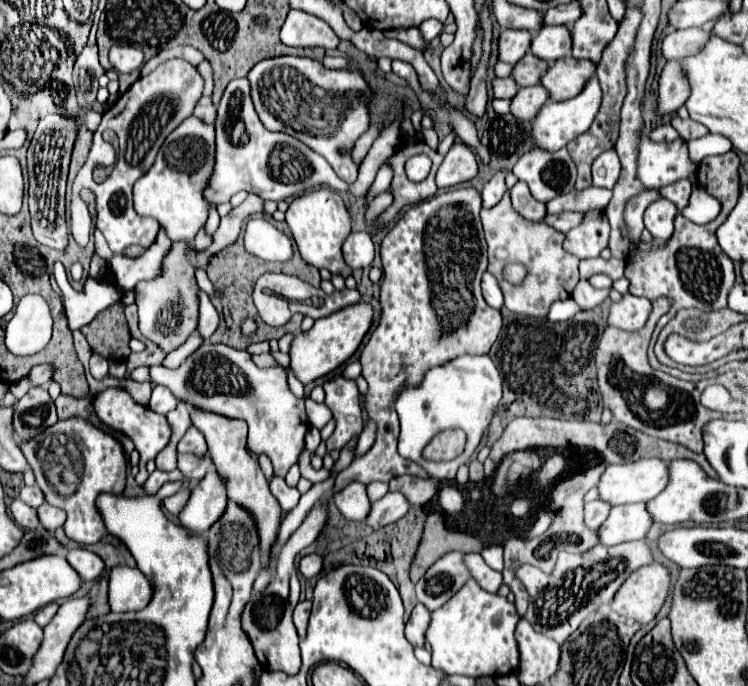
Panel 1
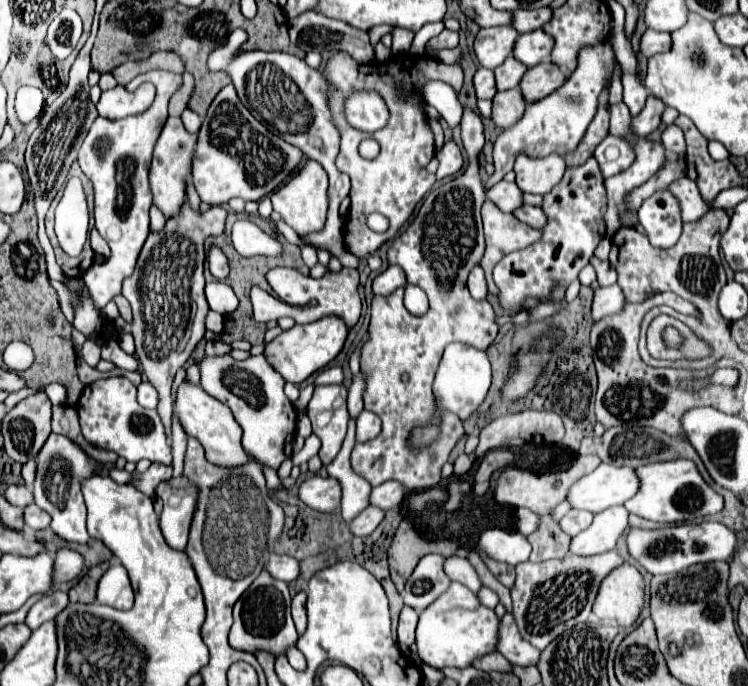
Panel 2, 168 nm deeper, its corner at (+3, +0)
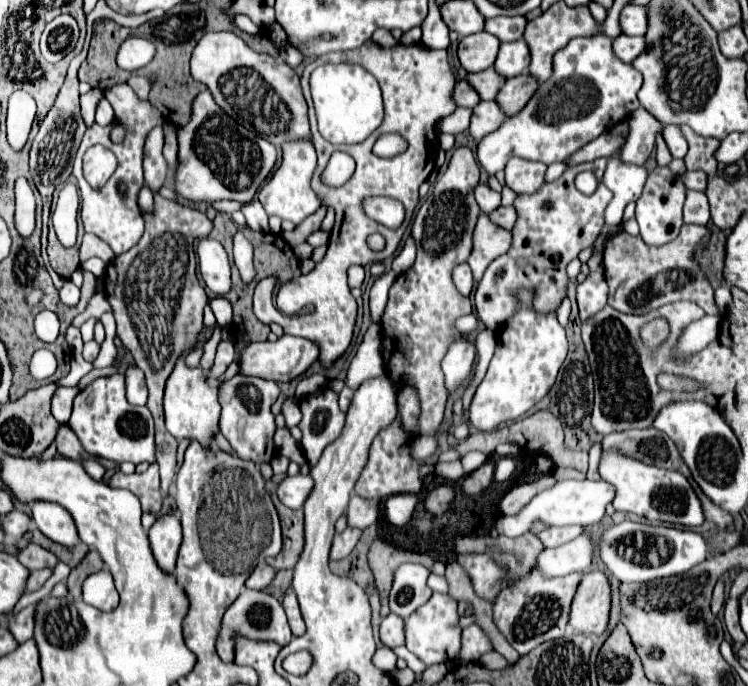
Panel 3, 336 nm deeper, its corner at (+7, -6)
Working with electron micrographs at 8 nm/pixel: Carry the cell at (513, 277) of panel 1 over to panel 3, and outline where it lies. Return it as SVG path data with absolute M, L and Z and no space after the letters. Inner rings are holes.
M598 158L592 162L570 166L558 180L544 184L542 190L538 190L538 194L520 194L516 198L514 206L518 210L518 222L512 230L512 248L506 254L498 256L486 268L482 282L476 286L474 292L476 312L486 328L496 330L514 312L520 310L520 302L516 296L518 290L534 292L532 308L538 314L550 314L558 310L568 292L566 266L582 250L590 248L596 242L604 222L604 208L612 198L610 190L602 182L606 164L606 158ZM584 170L594 172L598 178L598 188L590 196L582 194L574 184L574 178Z

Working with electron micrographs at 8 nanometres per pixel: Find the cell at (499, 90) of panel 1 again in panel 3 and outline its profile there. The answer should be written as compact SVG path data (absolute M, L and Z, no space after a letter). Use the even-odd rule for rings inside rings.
M460 80L456 84L456 88L454 88L454 100L458 102L458 106L466 106L466 108L474 108L480 102L478 92L466 80Z

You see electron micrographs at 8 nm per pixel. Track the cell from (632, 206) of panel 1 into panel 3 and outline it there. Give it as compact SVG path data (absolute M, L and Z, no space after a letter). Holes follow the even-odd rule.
M658 134L658 138L656 138L656 164L658 166L670 166L670 162L672 162L672 154L666 148L664 138Z

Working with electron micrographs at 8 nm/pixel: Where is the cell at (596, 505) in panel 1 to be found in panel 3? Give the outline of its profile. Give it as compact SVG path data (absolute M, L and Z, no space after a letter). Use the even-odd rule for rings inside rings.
M552 526L548 530L544 530L538 538L542 540L542 544L546 548L556 548L560 544L566 544L570 540L574 540L576 536L580 536L584 532L582 526Z

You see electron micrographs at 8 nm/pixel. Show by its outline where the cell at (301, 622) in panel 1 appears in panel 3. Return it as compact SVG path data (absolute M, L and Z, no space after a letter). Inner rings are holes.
M288 592L284 596L284 610L286 610L286 616L288 616L288 624L292 628L292 634L294 636L302 636L304 634L304 620L302 620L302 614L300 614L300 606L298 606L298 600L296 600L296 594L294 592Z

